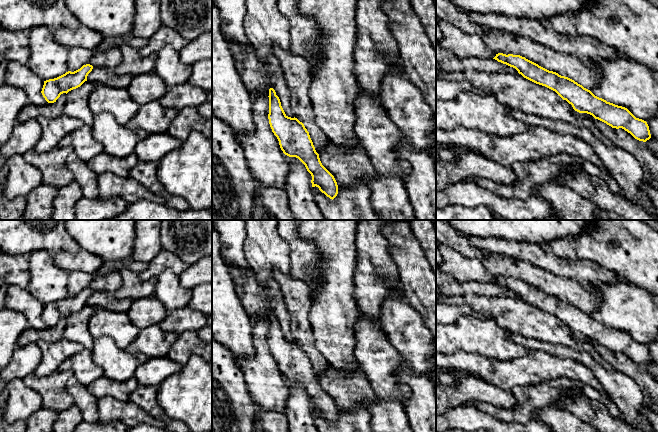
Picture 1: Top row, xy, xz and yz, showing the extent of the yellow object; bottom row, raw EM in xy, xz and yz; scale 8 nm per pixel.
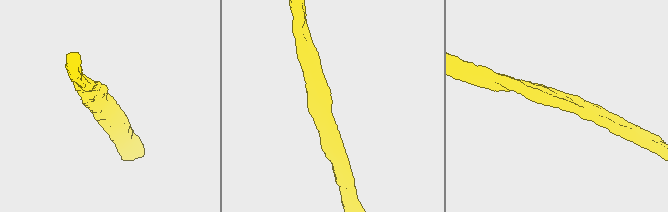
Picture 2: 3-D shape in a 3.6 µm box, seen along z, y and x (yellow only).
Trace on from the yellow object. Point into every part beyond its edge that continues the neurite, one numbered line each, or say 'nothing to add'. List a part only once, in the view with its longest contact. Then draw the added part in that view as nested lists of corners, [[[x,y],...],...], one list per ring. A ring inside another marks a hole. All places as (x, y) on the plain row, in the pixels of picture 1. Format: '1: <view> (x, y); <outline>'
nothing to add

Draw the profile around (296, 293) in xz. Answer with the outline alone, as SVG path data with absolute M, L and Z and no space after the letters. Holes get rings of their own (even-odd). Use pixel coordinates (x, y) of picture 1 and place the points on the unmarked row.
M276 273L280 289L284 295L286 307L290 316L291 334L309 356L315 374L319 377L327 366L326 358L314 345L314 334L309 321L311 296L309 286L304 281L291 275Z

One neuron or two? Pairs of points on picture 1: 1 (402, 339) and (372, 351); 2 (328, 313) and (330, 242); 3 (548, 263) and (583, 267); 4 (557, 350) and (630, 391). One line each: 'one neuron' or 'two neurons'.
1: two neurons
2: one neuron
3: one neuron
4: one neuron

